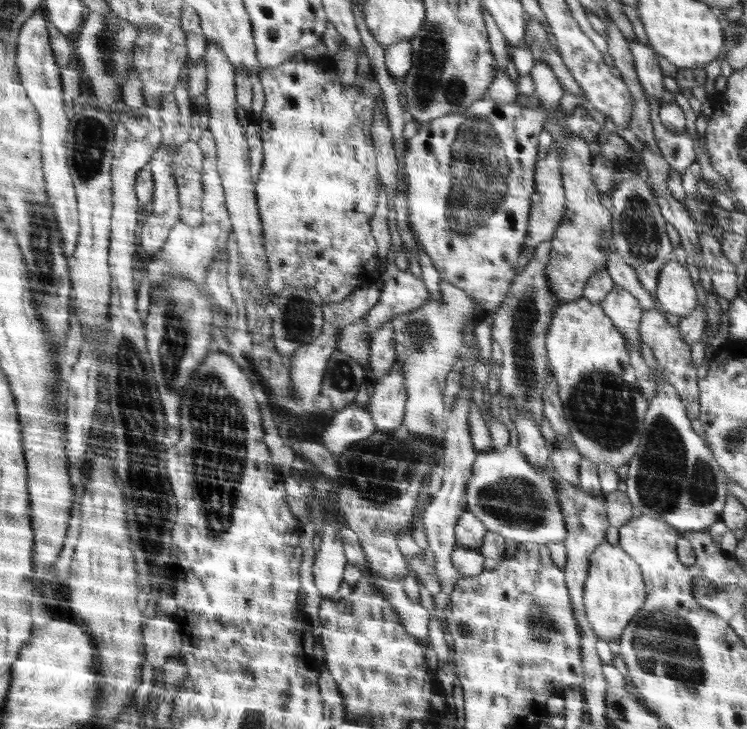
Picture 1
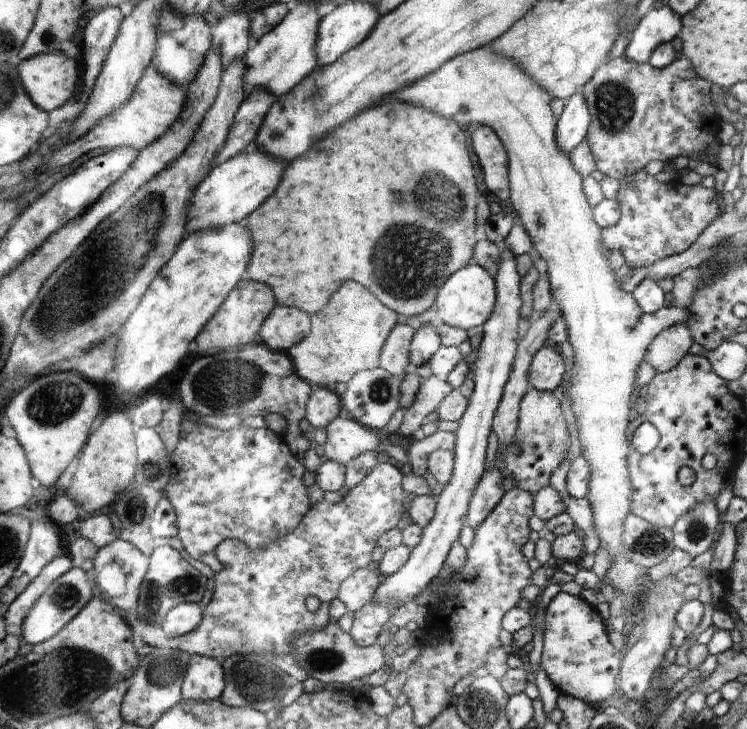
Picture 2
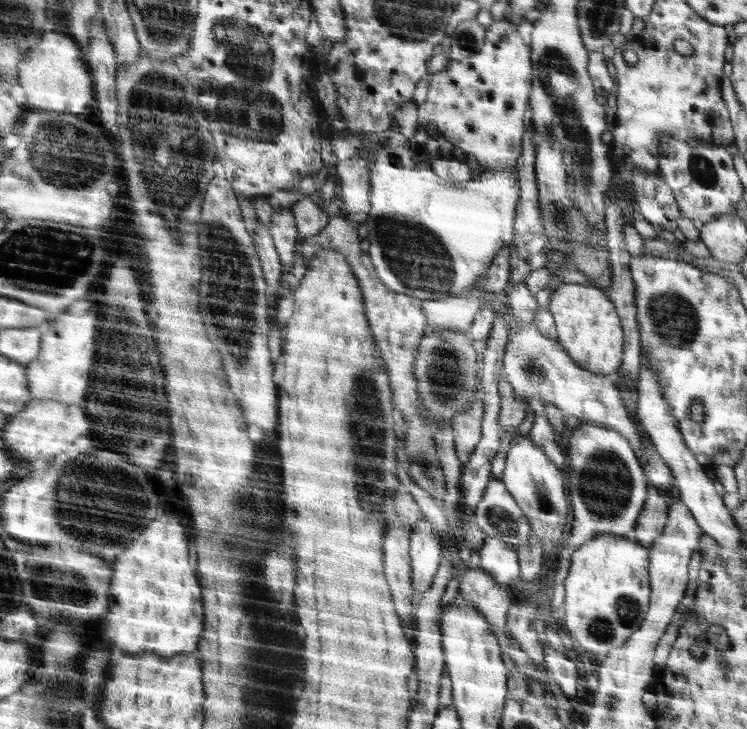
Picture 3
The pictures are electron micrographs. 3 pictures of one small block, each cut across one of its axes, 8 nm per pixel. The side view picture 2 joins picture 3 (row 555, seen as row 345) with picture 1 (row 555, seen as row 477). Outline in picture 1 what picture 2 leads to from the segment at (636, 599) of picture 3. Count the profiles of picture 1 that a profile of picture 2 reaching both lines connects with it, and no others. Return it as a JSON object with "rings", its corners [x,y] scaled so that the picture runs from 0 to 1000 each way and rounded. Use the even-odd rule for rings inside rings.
{"rings":[[[809,741],[795,753],[782,800],[780,830],[784,848],[801,877],[819,879],[833,872],[843,849],[865,823],[862,797],[855,774],[830,748]]]}

